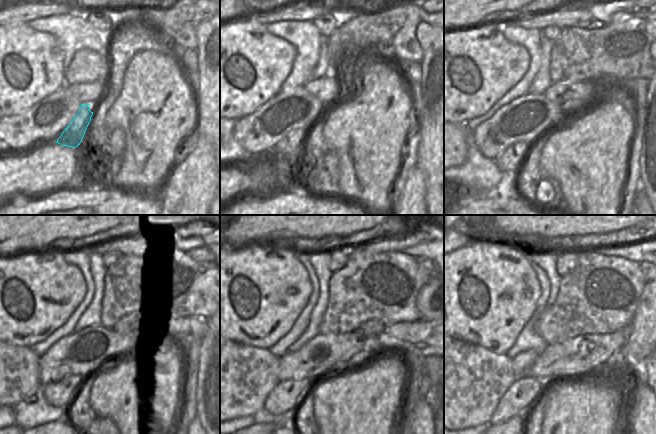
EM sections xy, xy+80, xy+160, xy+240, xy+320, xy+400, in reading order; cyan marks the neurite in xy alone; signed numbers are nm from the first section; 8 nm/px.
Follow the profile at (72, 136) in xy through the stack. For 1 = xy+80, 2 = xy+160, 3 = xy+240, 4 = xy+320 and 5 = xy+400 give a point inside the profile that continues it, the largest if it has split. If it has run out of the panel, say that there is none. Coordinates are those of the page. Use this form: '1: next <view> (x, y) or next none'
1: next xy+80 (287, 150)
2: next xy+160 (510, 161)
3: next xy+240 (61, 394)
4: next xy+320 (286, 398)
5: next xy+400 (525, 391)

